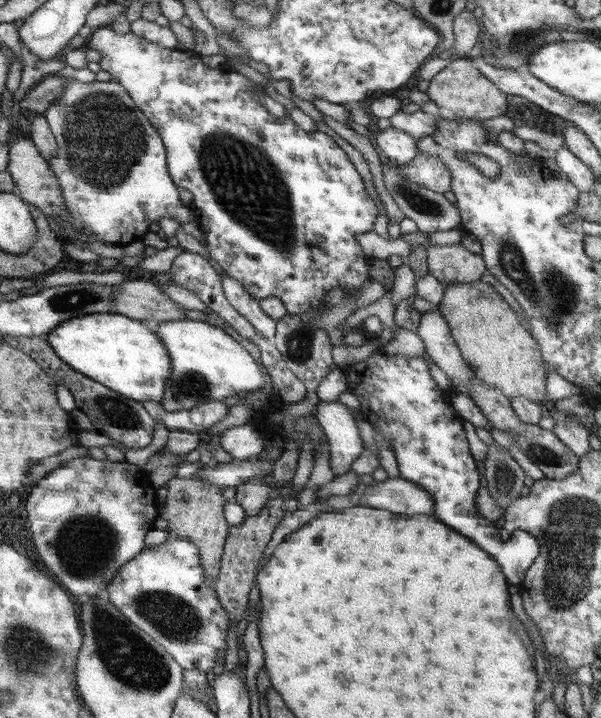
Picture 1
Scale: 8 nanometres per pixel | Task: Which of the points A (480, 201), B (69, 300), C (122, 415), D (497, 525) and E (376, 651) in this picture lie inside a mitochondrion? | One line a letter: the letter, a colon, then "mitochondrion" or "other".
A: other
B: mitochondrion
C: mitochondrion
D: other
E: other

